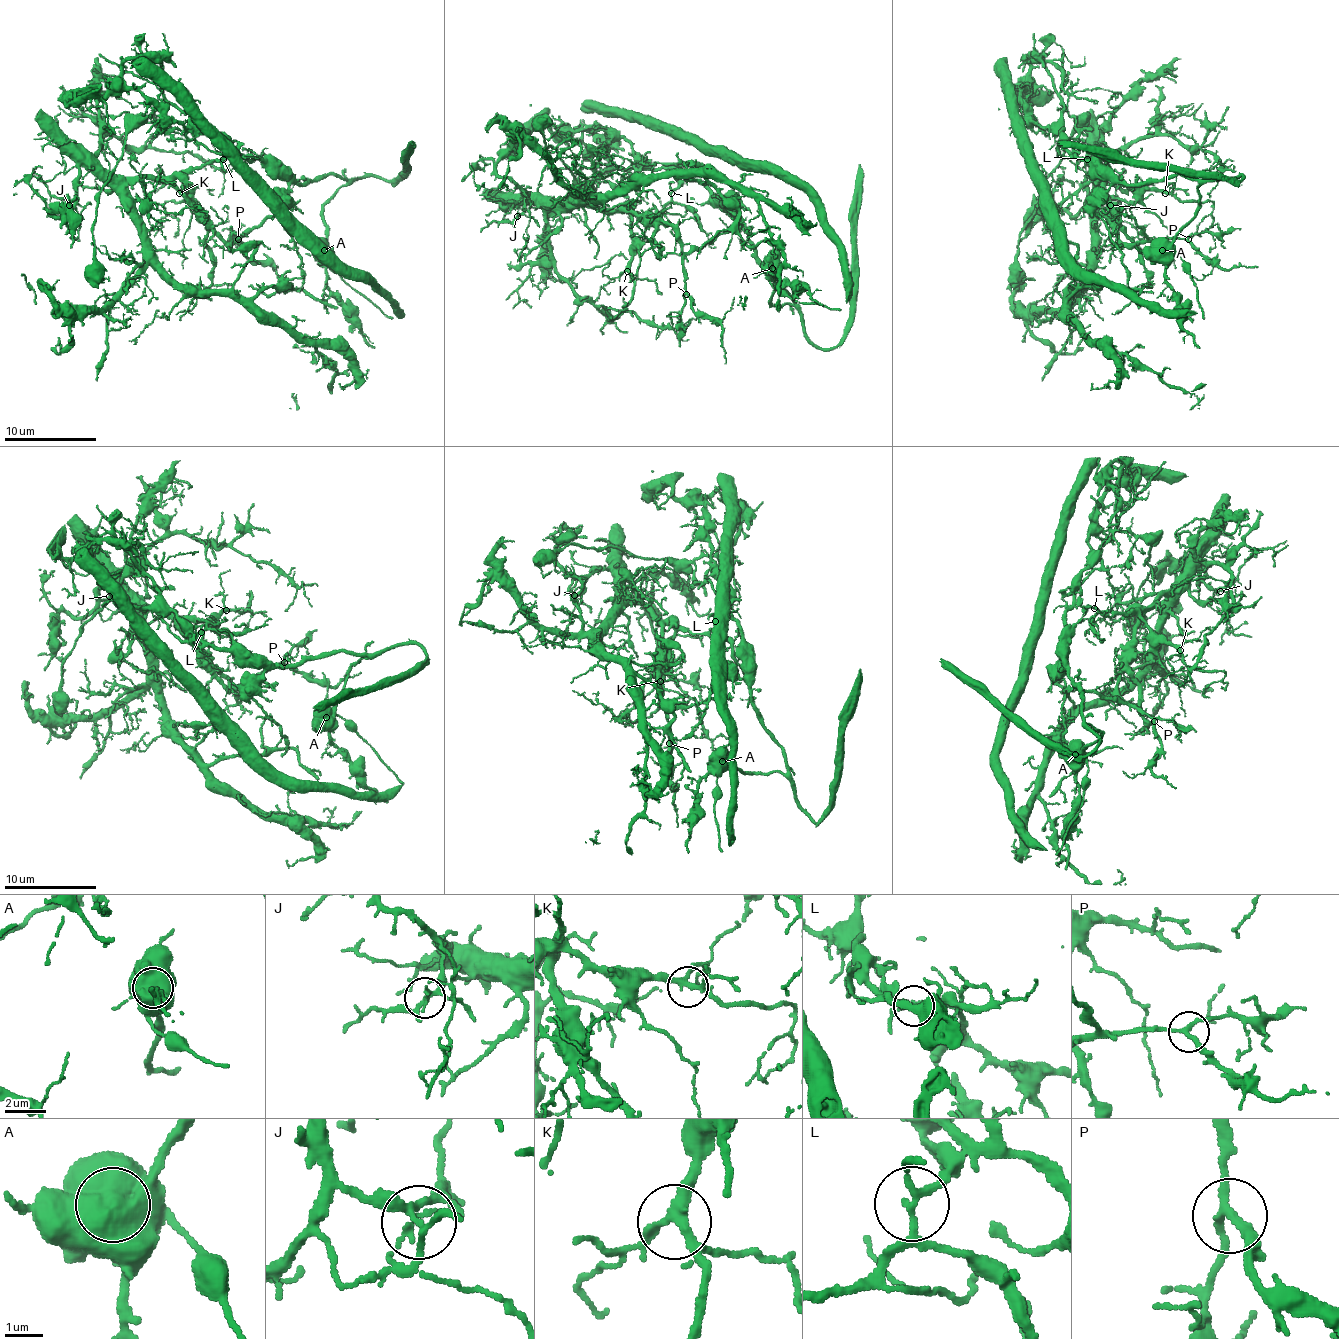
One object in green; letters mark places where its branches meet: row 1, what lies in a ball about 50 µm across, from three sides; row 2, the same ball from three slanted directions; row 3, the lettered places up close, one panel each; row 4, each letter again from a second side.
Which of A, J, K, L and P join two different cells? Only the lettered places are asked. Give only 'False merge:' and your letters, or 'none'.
False merge: A, L

